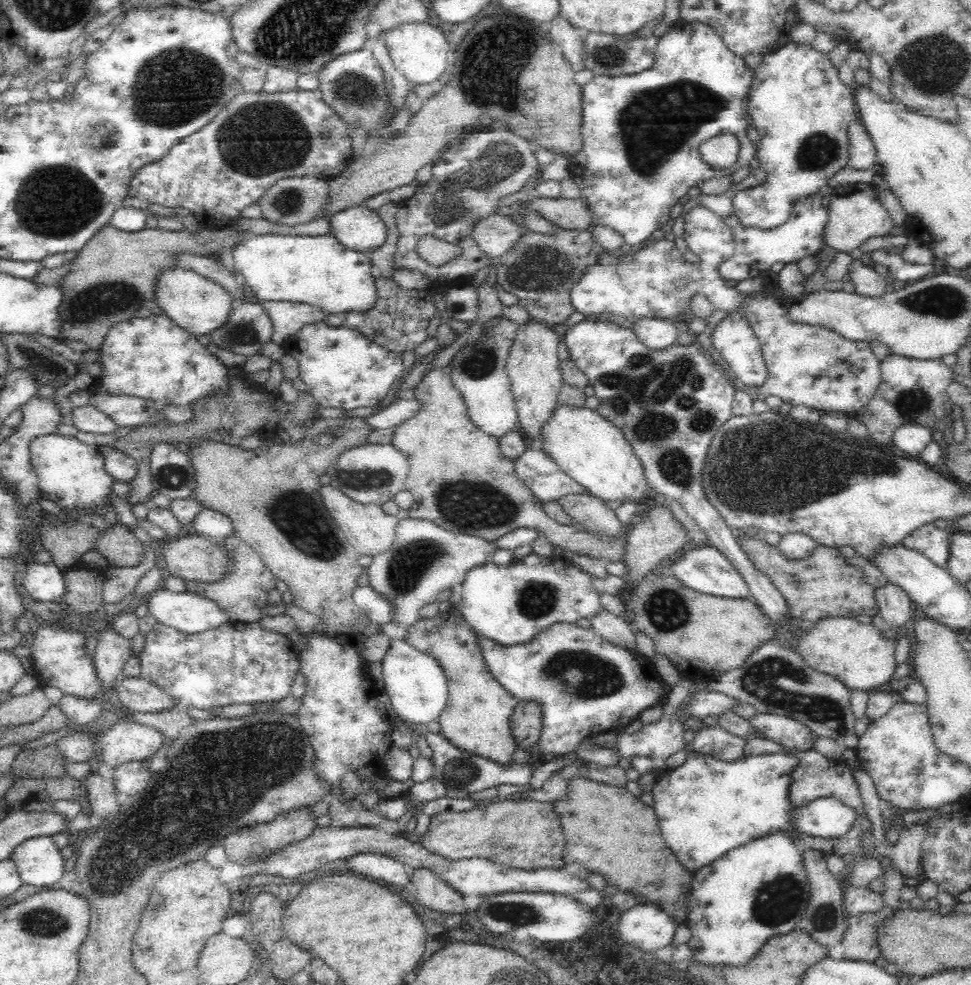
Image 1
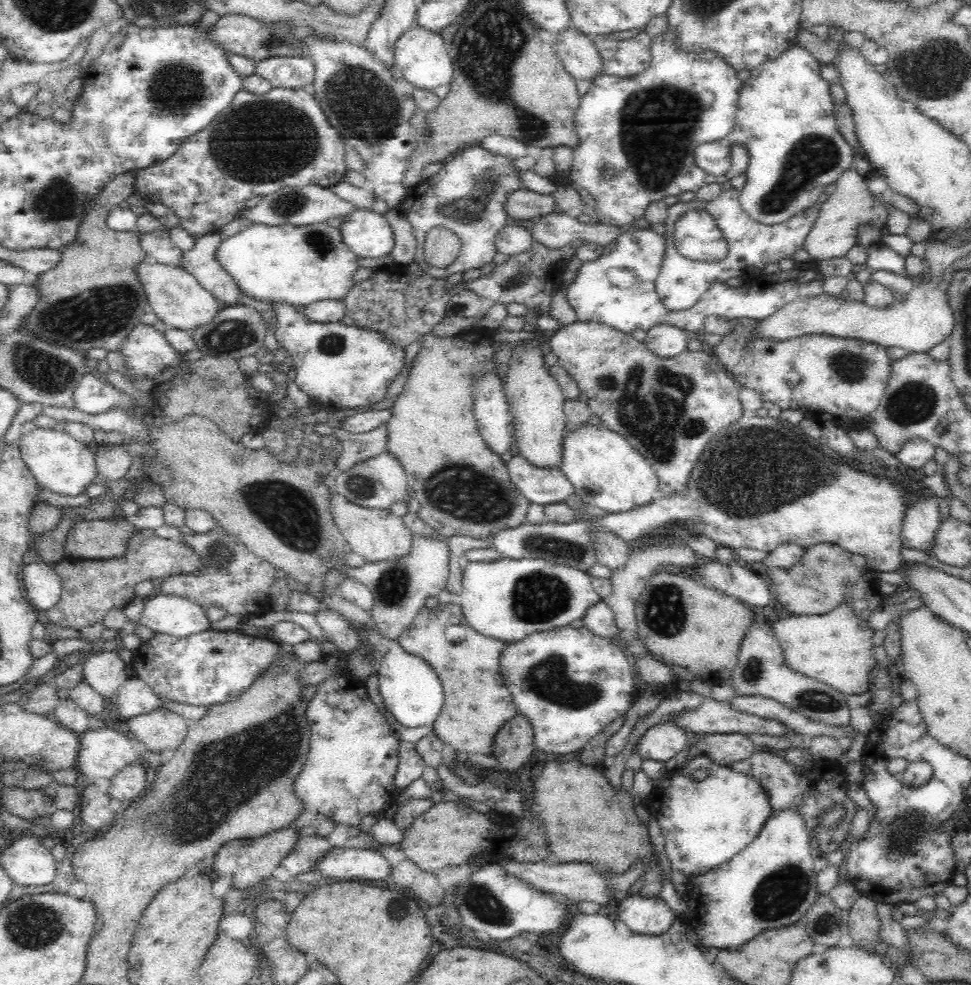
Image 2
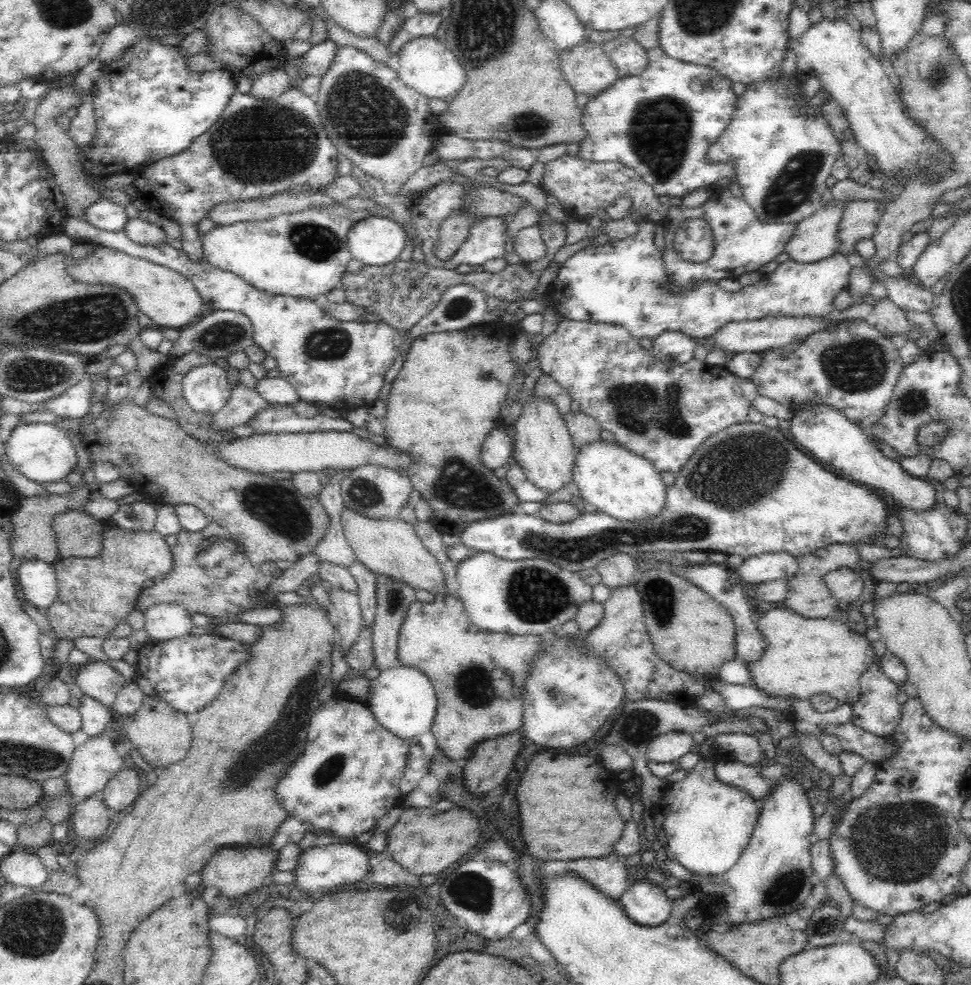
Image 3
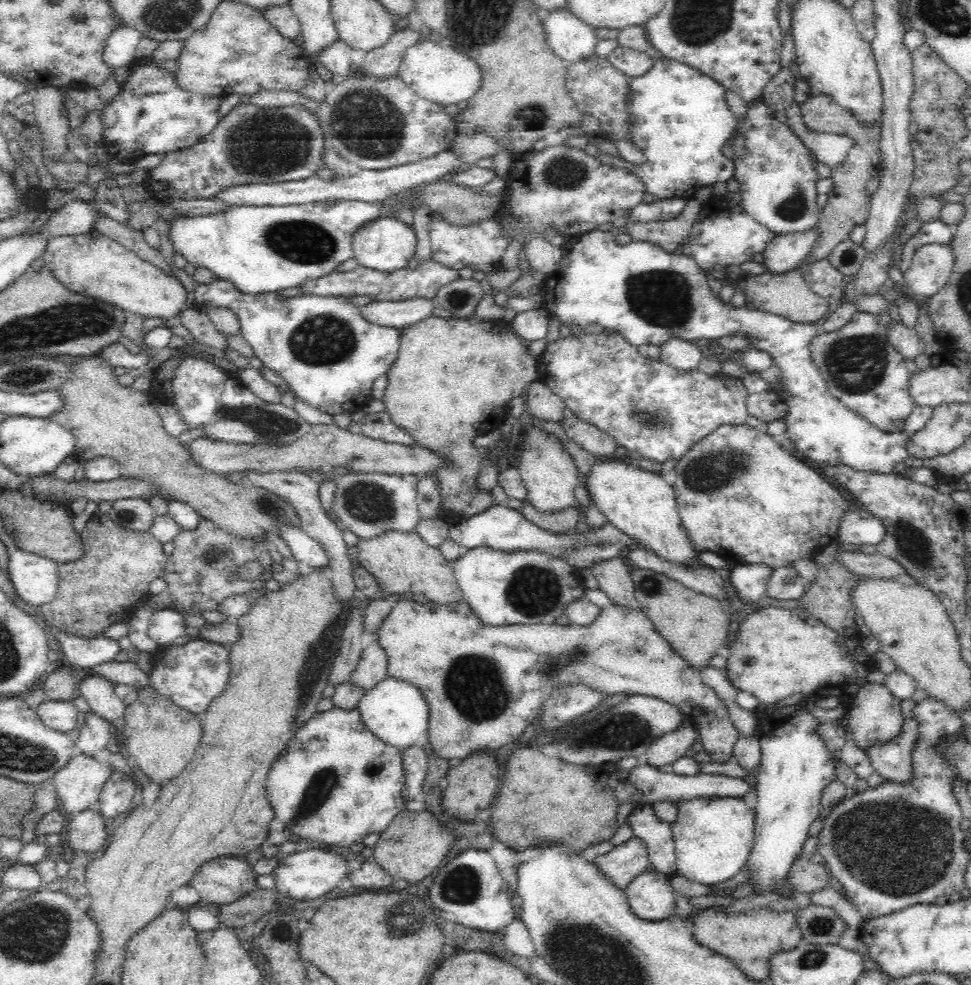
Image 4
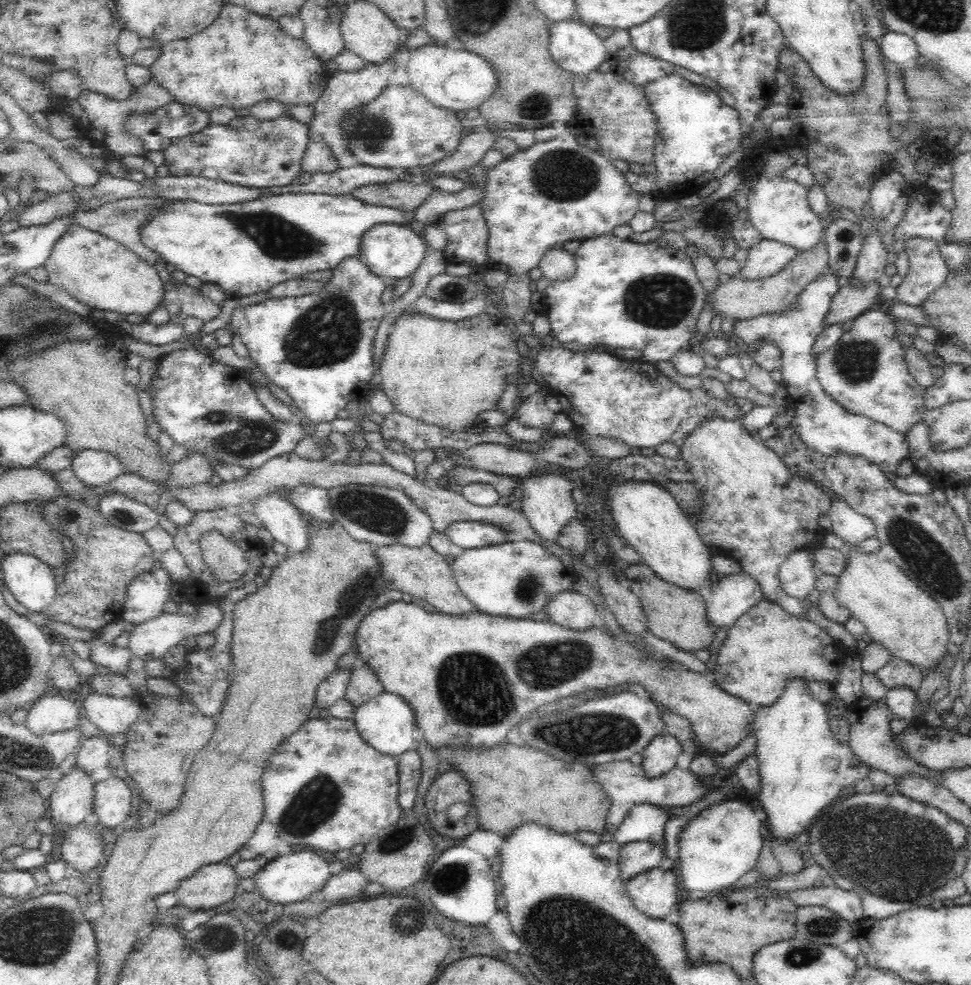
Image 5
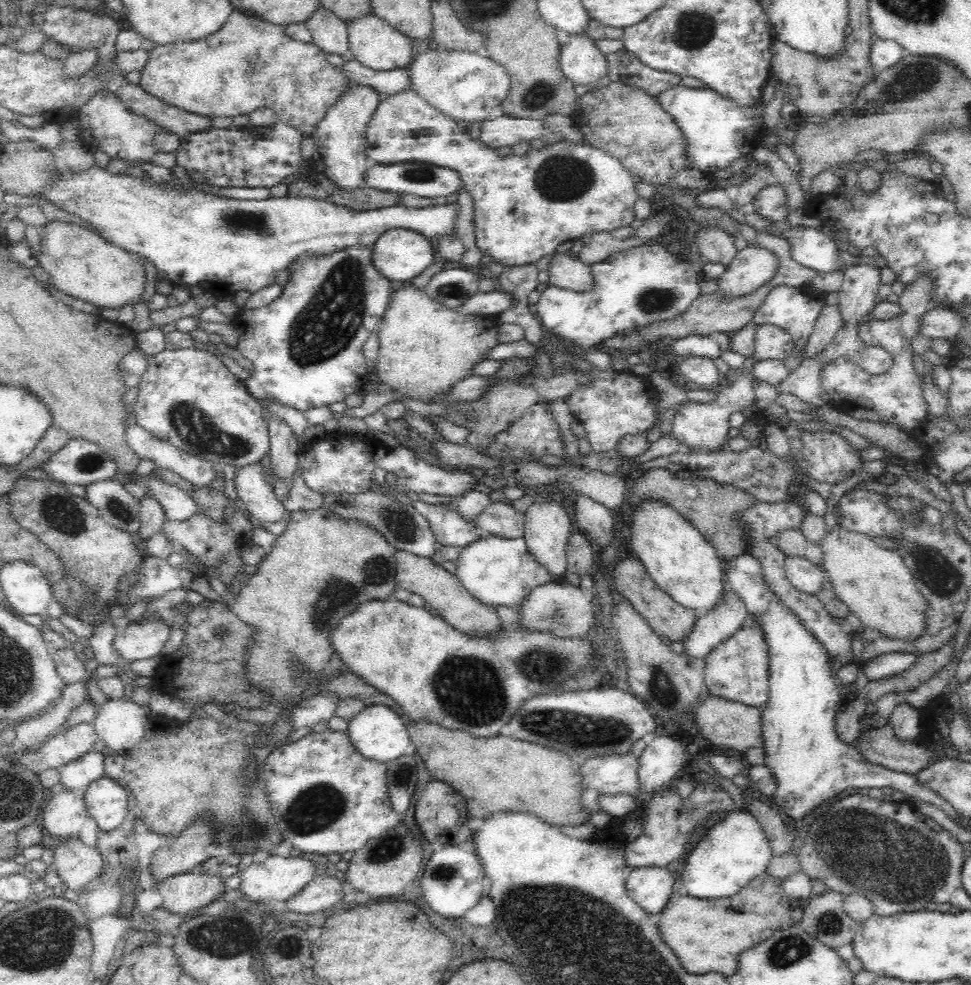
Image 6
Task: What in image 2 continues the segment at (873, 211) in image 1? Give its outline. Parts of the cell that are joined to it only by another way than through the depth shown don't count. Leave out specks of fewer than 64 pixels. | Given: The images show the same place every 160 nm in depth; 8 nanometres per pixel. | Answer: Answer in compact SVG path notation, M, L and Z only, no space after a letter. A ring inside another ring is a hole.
M851 166L836 179L836 190L818 206L818 218L814 218L814 224L810 226L810 232L806 234L804 248L802 248L813 260L820 262L845 256L856 244L858 226L862 226L866 222L885 229L888 210L884 209L884 205L878 199L872 197L865 179Z

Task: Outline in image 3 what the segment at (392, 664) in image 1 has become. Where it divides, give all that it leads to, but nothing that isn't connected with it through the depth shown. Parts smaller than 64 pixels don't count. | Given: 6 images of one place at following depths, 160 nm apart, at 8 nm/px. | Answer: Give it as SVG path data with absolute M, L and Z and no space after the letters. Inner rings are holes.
M354 560L347 567L356 585L358 585L357 595L363 614L363 626L370 626L375 623L375 612L377 609L377 577L374 572L370 572L364 564ZM396 664L380 671L376 678L370 680L365 701L380 726L402 739L416 741L422 747L424 759L428 762L437 749L436 739L431 732L436 714L436 693L430 682L418 668Z

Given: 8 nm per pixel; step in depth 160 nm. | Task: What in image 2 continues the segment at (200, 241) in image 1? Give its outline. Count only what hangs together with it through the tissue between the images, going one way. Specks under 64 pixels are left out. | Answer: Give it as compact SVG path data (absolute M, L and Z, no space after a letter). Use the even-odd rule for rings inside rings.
M134 171L115 176L86 202L74 242L60 250L60 262L33 277L38 302L21 322L22 329L32 330L41 339L86 355L90 348L118 351L140 324L140 317L150 310L150 305L134 273L134 264L147 260L138 241L139 232L115 231L105 221L108 204L120 202L134 193L134 183Z

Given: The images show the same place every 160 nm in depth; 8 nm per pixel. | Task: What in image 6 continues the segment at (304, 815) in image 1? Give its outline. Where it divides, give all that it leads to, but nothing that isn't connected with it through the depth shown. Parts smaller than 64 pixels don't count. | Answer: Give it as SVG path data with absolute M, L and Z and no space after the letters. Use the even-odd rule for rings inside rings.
M195 870L156 880L153 888L162 897L161 909L186 916L189 911L202 910L218 900L225 890L222 882L216 872L201 874Z

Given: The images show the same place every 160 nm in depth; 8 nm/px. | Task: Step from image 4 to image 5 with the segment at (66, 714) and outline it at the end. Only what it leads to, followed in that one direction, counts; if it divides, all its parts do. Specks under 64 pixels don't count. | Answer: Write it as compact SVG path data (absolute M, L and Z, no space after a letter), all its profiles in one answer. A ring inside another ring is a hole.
M44 695L29 708L25 725L33 735L42 736L74 728L82 714L69 698Z

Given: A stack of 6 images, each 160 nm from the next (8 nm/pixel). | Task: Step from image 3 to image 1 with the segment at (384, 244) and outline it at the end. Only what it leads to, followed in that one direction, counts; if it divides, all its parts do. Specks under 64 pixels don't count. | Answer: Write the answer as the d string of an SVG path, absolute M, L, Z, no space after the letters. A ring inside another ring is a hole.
M356 205L338 211L331 217L331 234L346 248L368 254L387 239L387 226L375 210Z

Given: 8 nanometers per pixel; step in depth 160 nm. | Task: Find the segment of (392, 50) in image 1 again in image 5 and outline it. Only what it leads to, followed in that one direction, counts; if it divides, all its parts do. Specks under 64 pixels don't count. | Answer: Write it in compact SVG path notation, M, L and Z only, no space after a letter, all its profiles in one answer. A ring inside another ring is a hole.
M436 44L425 45L416 50L409 52L409 58L402 63L402 66L407 74L409 85L426 97L434 106L443 109L460 112L479 108L482 103L485 103L491 98L493 92L497 89L497 74L494 72L493 66L482 55L474 54L467 50L448 50L444 46Z

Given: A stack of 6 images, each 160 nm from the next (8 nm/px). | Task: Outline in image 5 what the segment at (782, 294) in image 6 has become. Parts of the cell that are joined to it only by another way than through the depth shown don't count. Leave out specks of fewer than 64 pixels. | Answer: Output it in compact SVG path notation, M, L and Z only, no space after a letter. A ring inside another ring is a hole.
M826 270L794 298L794 304L788 310L768 312L748 320L736 321L731 333L736 334L739 343L747 346L749 350L758 348L764 338L773 340L778 348L781 348L783 386L792 400L800 402L790 429L808 449L826 456L837 456L842 452L859 454L877 464L883 473L891 476L900 461L909 456L906 434L895 432L871 418L847 412L824 392L815 376L817 359L812 354L812 346L816 337L823 331L828 306L838 290L840 287L837 278Z

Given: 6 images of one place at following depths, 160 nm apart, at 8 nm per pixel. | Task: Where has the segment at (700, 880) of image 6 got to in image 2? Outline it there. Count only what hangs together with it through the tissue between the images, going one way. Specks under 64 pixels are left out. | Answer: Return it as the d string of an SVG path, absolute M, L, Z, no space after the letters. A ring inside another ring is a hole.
M704 754L696 755L688 764L678 767L670 778L664 779L646 798L645 806L655 816L661 832L666 839L666 854L671 862L671 869L682 871L686 876L704 874L720 864L731 861L738 852L741 852L764 826L766 818L773 810L768 802L768 796L754 777L734 772L728 766L712 762ZM696 770L706 770L708 775L702 780L692 777Z

